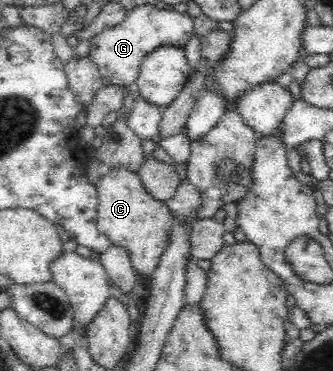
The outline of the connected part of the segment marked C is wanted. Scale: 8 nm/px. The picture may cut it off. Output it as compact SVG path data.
M118 169L110 170L96 187L99 196L97 227L108 237L111 245L126 249L135 273L142 281L149 283L158 267L162 253L168 249L175 220L167 204L150 196L140 182L136 172Z

